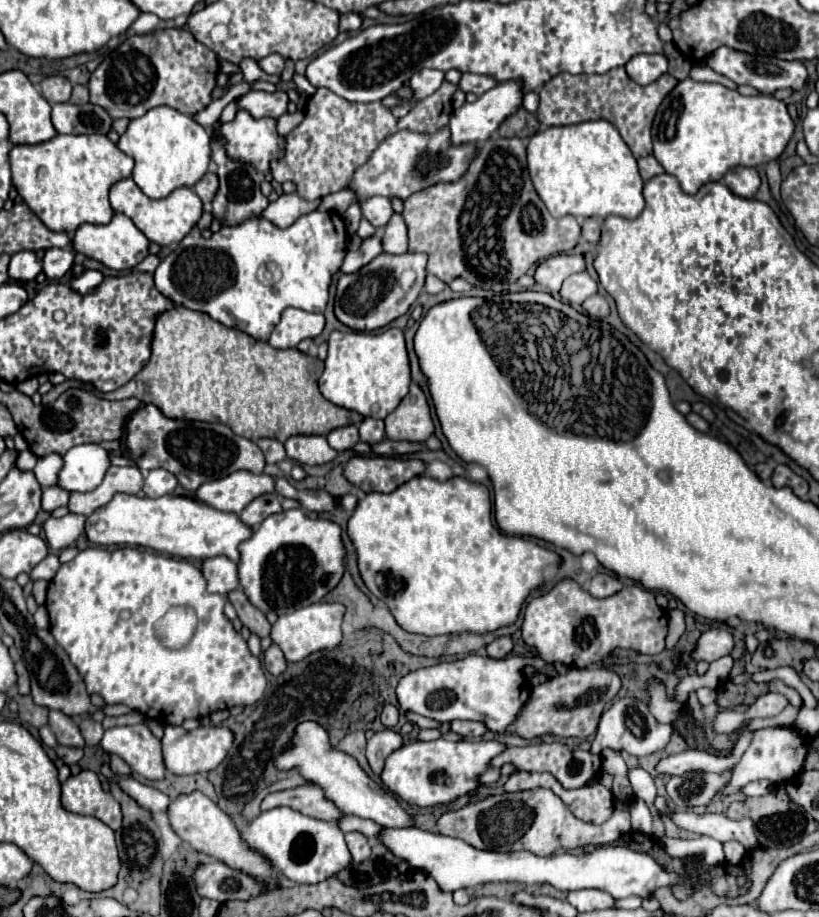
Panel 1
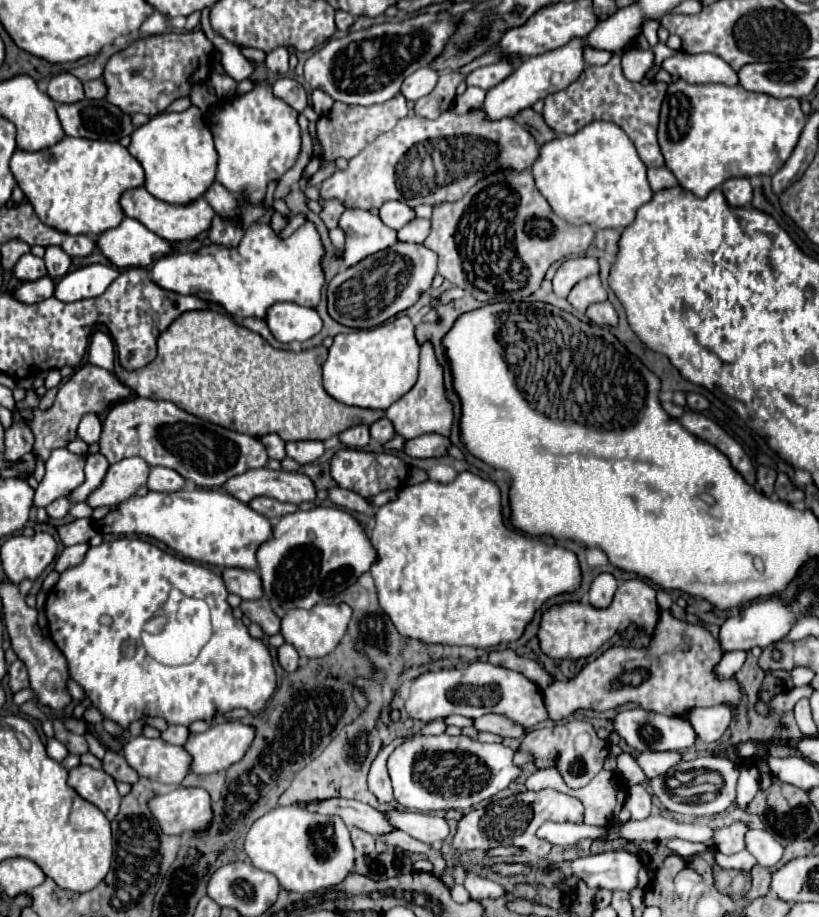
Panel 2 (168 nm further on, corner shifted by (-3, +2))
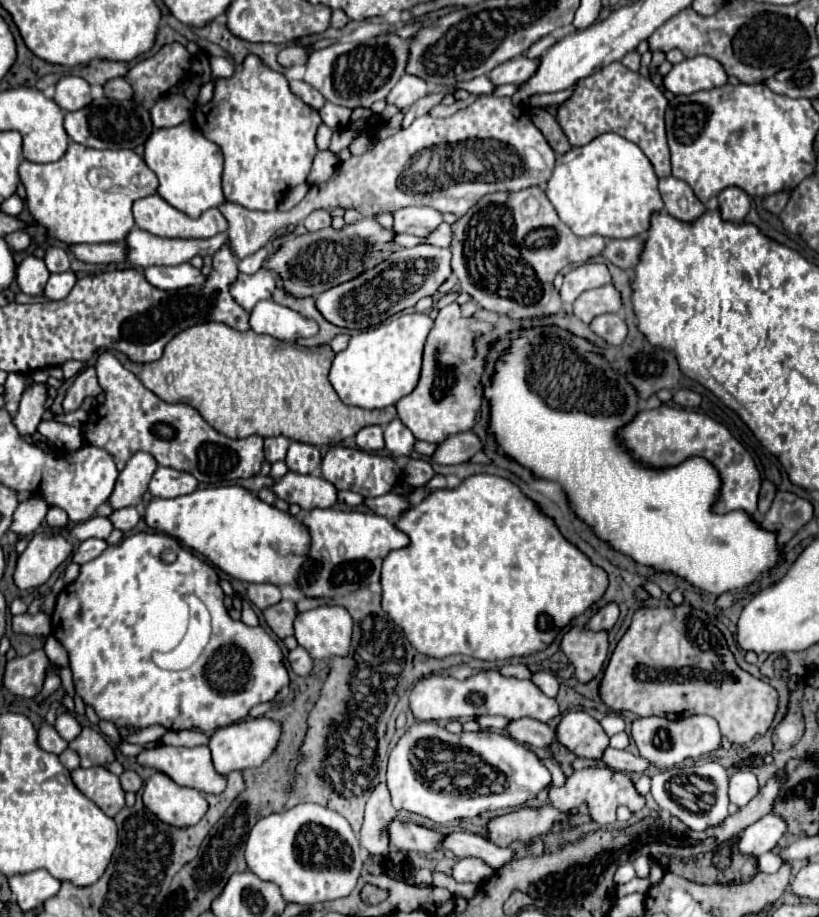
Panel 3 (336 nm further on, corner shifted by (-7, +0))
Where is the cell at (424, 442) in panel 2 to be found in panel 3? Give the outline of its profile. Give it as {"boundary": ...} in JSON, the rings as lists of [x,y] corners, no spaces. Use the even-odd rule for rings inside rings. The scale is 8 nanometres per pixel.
{"boundary":[[[460,432],[458,436],[448,436],[442,444],[436,444],[436,452],[430,456],[434,462],[444,466],[454,466],[468,462],[476,452],[482,450],[482,442],[472,432]]]}

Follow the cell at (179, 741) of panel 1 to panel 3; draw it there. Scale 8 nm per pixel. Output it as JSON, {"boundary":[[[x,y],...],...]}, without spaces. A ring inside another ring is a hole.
{"boundary":[[[254,718],[254,720],[242,720],[224,728],[218,728],[210,742],[208,748],[212,752],[212,762],[214,770],[218,774],[230,774],[232,770],[246,770],[246,768],[256,768],[260,766],[276,748],[280,738],[280,724],[270,720],[270,718]]]}

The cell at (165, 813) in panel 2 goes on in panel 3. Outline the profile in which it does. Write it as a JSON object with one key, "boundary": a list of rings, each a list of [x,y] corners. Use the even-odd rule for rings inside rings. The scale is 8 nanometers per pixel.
{"boundary":[[[156,772],[146,782],[142,800],[150,812],[174,828],[188,828],[198,824],[208,810],[208,802],[198,790],[178,786],[162,772]]]}

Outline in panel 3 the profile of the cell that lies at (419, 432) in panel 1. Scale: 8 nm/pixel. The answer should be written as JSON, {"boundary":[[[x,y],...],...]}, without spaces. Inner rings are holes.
{"boundary":[[[456,302],[444,306],[436,320],[434,328],[428,334],[424,346],[422,376],[412,394],[398,400],[396,410],[402,424],[406,424],[416,440],[424,442],[442,442],[450,434],[472,430],[476,412],[482,402],[480,378],[484,374],[484,360],[476,354],[472,338],[480,332],[486,332],[488,326],[472,318],[460,316],[460,306]]]}

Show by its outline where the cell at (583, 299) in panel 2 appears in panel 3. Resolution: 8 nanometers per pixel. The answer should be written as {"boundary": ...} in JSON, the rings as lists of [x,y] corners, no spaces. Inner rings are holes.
{"boundary":[[[604,284],[600,288],[592,288],[582,292],[574,302],[574,314],[584,322],[590,324],[592,318],[608,312],[618,312],[622,308],[620,294],[612,284]]]}

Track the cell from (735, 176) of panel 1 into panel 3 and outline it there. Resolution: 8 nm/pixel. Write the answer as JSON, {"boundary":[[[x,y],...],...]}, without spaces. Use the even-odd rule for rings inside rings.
{"boundary":[[[730,186],[730,188],[726,188],[726,190],[720,192],[720,196],[718,196],[718,208],[720,208],[722,220],[740,224],[742,218],[750,210],[750,196],[742,188]]]}

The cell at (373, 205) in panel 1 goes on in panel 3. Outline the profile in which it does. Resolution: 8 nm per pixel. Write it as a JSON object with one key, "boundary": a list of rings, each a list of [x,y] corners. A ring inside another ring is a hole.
{"boundary":[[[400,208],[394,212],[394,232],[428,236],[442,222],[442,214],[434,208]]]}

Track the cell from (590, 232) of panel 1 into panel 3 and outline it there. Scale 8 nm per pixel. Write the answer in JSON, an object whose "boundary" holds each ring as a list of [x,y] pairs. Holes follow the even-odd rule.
{"boundary":[[[634,236],[626,240],[608,240],[602,256],[618,268],[632,268],[640,258],[642,248],[644,248],[644,236],[638,238]]]}

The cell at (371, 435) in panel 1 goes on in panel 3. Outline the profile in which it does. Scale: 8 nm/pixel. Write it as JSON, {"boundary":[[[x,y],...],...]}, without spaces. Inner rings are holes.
{"boundary":[[[394,418],[386,428],[384,428],[384,442],[386,442],[386,448],[402,458],[402,456],[410,456],[412,454],[412,446],[416,442],[416,438],[412,436],[412,432],[398,420]]]}

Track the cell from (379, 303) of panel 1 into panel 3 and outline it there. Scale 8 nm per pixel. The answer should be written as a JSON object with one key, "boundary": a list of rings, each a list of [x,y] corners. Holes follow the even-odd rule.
{"boundary":[[[418,244],[414,248],[400,248],[386,260],[380,260],[374,268],[354,276],[346,284],[338,284],[318,296],[318,310],[322,316],[342,328],[366,330],[382,324],[386,318],[416,306],[424,296],[432,296],[438,286],[450,276],[450,250],[430,244]]]}

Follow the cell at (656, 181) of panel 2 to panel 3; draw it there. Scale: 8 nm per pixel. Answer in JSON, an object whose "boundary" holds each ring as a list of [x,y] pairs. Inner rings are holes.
{"boundary":[[[674,176],[660,178],[658,188],[664,200],[664,210],[674,218],[692,222],[706,212],[706,206],[694,196],[692,188],[684,180],[678,180]]]}

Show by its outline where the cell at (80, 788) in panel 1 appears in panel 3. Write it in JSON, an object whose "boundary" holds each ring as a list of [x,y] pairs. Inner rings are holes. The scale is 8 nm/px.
{"boundary":[[[104,766],[76,768],[72,770],[72,780],[106,816],[112,818],[124,808],[124,790],[118,776],[104,770]]]}

